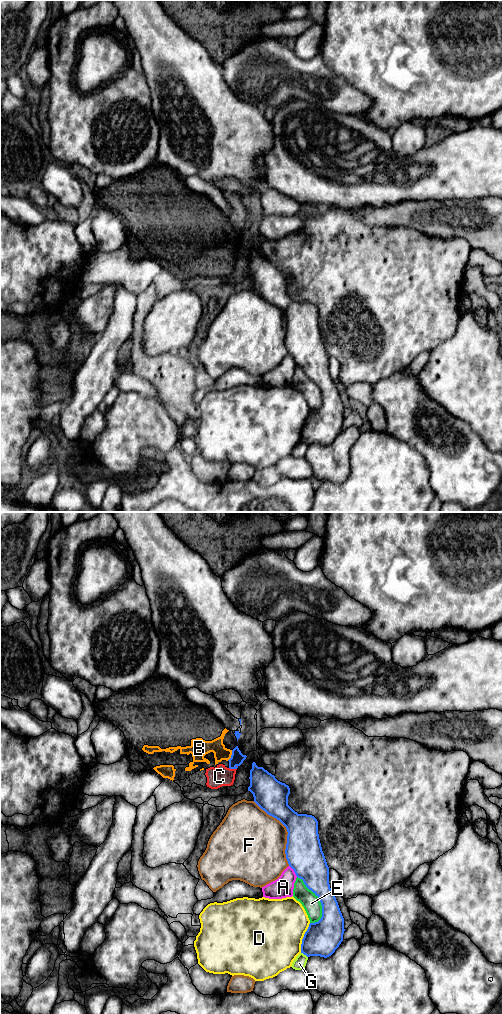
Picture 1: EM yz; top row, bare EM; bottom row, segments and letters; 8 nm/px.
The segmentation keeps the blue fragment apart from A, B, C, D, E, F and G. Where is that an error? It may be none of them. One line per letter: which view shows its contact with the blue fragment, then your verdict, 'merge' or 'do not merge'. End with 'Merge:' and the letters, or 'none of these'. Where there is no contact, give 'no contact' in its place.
A: yz | do not merge
B: yz | do not merge
C: yz | do not merge
D: yz | do not merge
E: yz | do not merge
F: yz | do not merge
G: yz | do not merge
Merge: none of these

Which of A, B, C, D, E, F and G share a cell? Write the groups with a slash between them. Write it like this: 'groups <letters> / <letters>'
groups A / B C / D / E / F / G

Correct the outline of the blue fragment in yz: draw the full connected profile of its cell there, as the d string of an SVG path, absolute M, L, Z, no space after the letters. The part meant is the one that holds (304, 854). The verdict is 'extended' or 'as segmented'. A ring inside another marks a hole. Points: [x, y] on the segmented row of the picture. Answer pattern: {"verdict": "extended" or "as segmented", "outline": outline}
{"verdict": "as segmented", "outline": "M252 763L250 770L250 786L248 791L253 794L254 802L268 815L279 820L287 829L287 844L285 849L286 859L296 876L303 880L306 887L320 900L322 917L318 922L310 923L304 934L301 944L301 953L310 956L327 958L331 956L343 941L344 918L340 911L335 893L329 884L329 867L322 851L318 821L312 815L298 814L288 805L290 788L285 783L278 781L274 775L263 767Z"}

